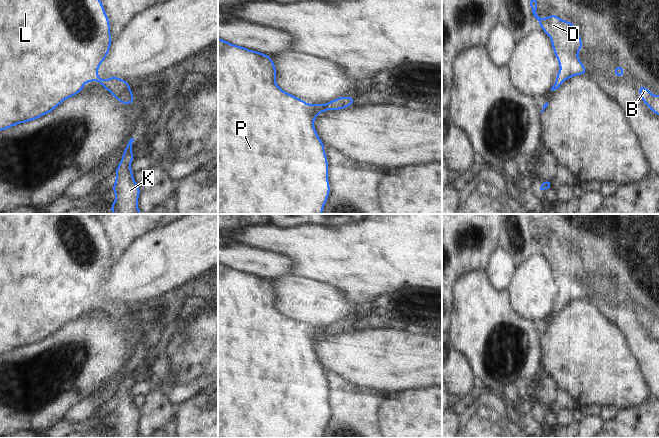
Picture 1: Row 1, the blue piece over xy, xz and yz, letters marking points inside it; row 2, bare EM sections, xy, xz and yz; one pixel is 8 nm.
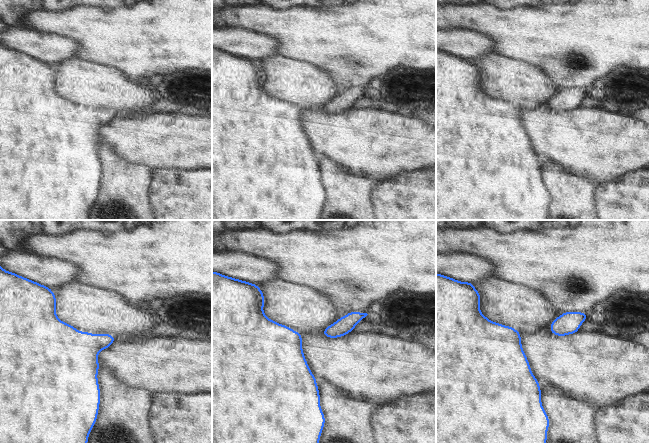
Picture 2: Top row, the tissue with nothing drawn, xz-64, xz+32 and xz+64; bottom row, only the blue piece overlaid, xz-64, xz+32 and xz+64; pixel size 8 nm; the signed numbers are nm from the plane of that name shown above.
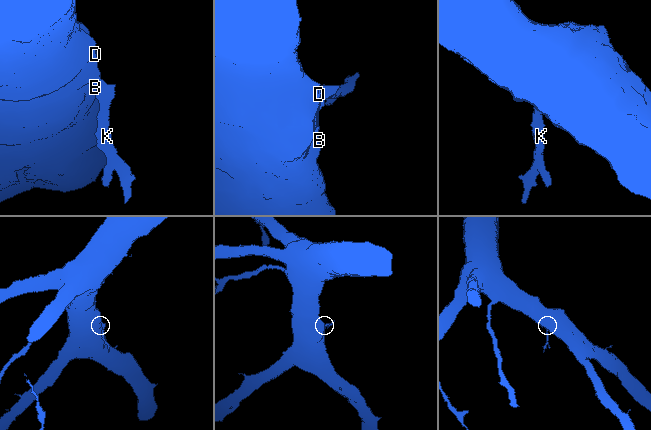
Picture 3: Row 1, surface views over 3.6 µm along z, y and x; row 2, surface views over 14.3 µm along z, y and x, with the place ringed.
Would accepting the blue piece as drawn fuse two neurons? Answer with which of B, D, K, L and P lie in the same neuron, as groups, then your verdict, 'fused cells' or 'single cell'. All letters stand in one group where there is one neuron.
groups B D K L P; single cell

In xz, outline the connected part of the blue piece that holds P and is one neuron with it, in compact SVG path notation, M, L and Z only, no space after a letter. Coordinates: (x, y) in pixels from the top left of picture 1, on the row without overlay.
M218 261L218 438L322 438L329 421L327 401L328 384L325 370L316 357L314 344L319 337L330 333L341 334L355 327L349 320L335 322L325 328L308 328L300 322L283 315L275 306L276 291L269 279L231 268Z

